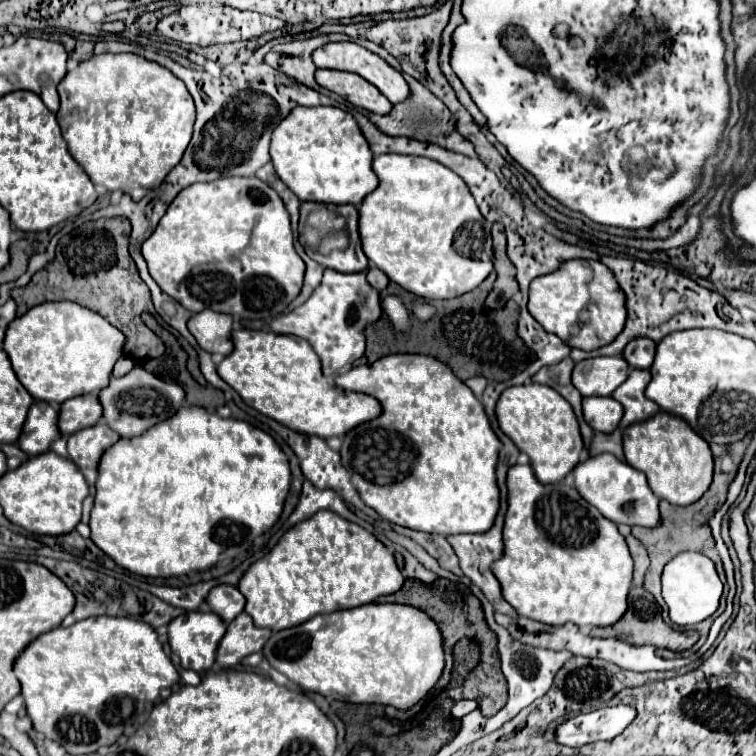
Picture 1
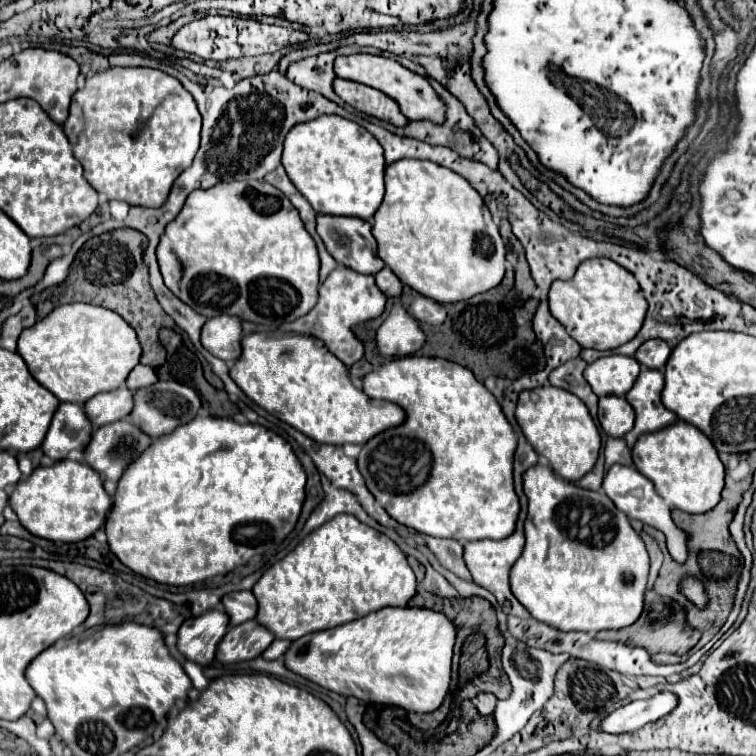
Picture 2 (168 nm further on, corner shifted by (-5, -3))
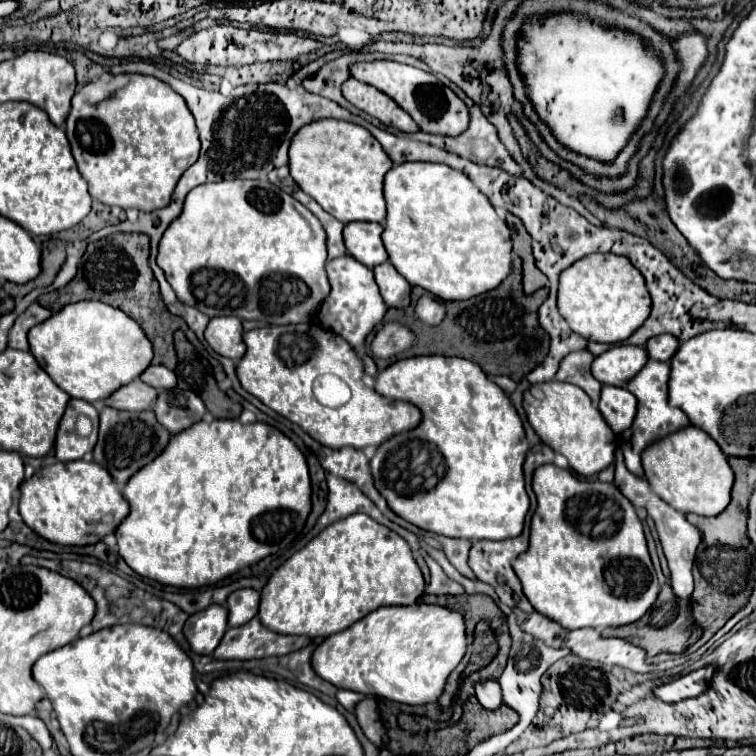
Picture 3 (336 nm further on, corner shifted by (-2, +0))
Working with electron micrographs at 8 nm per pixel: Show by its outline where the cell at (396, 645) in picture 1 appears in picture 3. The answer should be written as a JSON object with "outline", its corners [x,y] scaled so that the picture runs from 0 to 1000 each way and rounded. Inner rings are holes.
{"outline":[[[549,798],[538,803],[501,803],[480,819],[470,821],[462,832],[454,832],[446,840],[435,840],[417,856],[411,866],[411,882],[425,898],[448,911],[462,911],[480,919],[499,919],[536,933],[565,933],[578,930],[594,890],[604,882],[612,864],[615,824],[610,811],[581,800]]]}

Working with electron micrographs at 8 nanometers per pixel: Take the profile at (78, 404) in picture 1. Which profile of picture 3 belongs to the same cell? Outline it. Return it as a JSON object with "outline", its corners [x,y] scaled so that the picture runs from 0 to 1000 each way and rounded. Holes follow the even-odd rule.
{"outline":[[[173,504],[163,515],[147,520],[147,525],[136,528],[136,536],[147,536],[149,541],[168,541],[168,544],[192,544],[205,530],[208,517],[189,504]]]}

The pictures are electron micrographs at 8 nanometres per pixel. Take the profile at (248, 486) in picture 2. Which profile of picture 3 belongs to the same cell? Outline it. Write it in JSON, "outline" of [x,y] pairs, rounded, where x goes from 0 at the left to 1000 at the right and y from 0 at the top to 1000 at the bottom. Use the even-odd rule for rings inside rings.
{"outline":[[[282,554],[279,560],[263,557],[263,560],[253,562],[250,567],[229,575],[226,589],[221,589],[221,594],[205,610],[200,610],[200,615],[194,615],[194,620],[187,620],[184,626],[179,626],[179,631],[173,631],[173,636],[168,636],[168,642],[163,647],[163,657],[168,660],[173,673],[171,673],[171,681],[152,700],[157,734],[187,763],[197,763],[213,774],[226,774],[226,776],[237,776],[237,779],[258,779],[258,776],[282,774],[282,771],[308,761],[319,750],[340,745],[348,737],[382,724],[385,716],[393,710],[393,705],[401,700],[406,681],[411,676],[409,620],[406,620],[406,610],[403,610],[401,599],[393,594],[393,589],[358,562],[351,562],[351,560],[321,562],[316,554]]]}

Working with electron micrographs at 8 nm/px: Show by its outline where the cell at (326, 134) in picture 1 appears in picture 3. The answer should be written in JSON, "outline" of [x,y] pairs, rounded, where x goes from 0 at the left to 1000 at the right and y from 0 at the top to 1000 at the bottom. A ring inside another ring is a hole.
{"outline":[[[411,160],[385,181],[382,226],[393,245],[451,295],[509,292],[507,231],[520,221],[501,187],[480,168],[451,160]]]}

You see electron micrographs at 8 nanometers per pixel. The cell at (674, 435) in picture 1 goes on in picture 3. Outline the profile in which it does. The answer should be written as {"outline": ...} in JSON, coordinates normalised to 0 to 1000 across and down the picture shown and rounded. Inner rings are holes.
{"outline":[[[909,562],[890,575],[882,575],[872,583],[864,583],[853,591],[851,623],[861,647],[890,673],[901,679],[919,679],[943,684],[951,681],[967,663],[970,623],[962,612],[962,604],[946,589],[946,583],[919,562]]]}

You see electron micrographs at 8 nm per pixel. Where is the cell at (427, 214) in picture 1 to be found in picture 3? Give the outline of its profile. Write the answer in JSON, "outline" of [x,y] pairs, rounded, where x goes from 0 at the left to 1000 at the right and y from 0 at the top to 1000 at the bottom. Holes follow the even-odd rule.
{"outline":[[[536,213],[512,226],[507,255],[512,266],[507,324],[520,353],[544,377],[554,377],[586,398],[610,398],[655,382],[673,364],[676,306],[671,295],[657,287],[647,263],[610,226],[586,216]]]}

